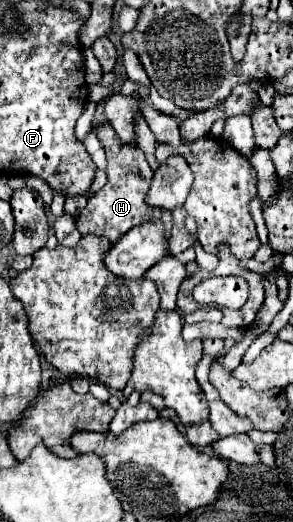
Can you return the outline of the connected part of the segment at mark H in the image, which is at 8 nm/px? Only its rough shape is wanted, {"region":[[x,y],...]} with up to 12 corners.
{"region":[[94,126],[108,184],[76,220],[82,236],[116,242],[158,218],[144,198],[154,172],[136,144]]}

